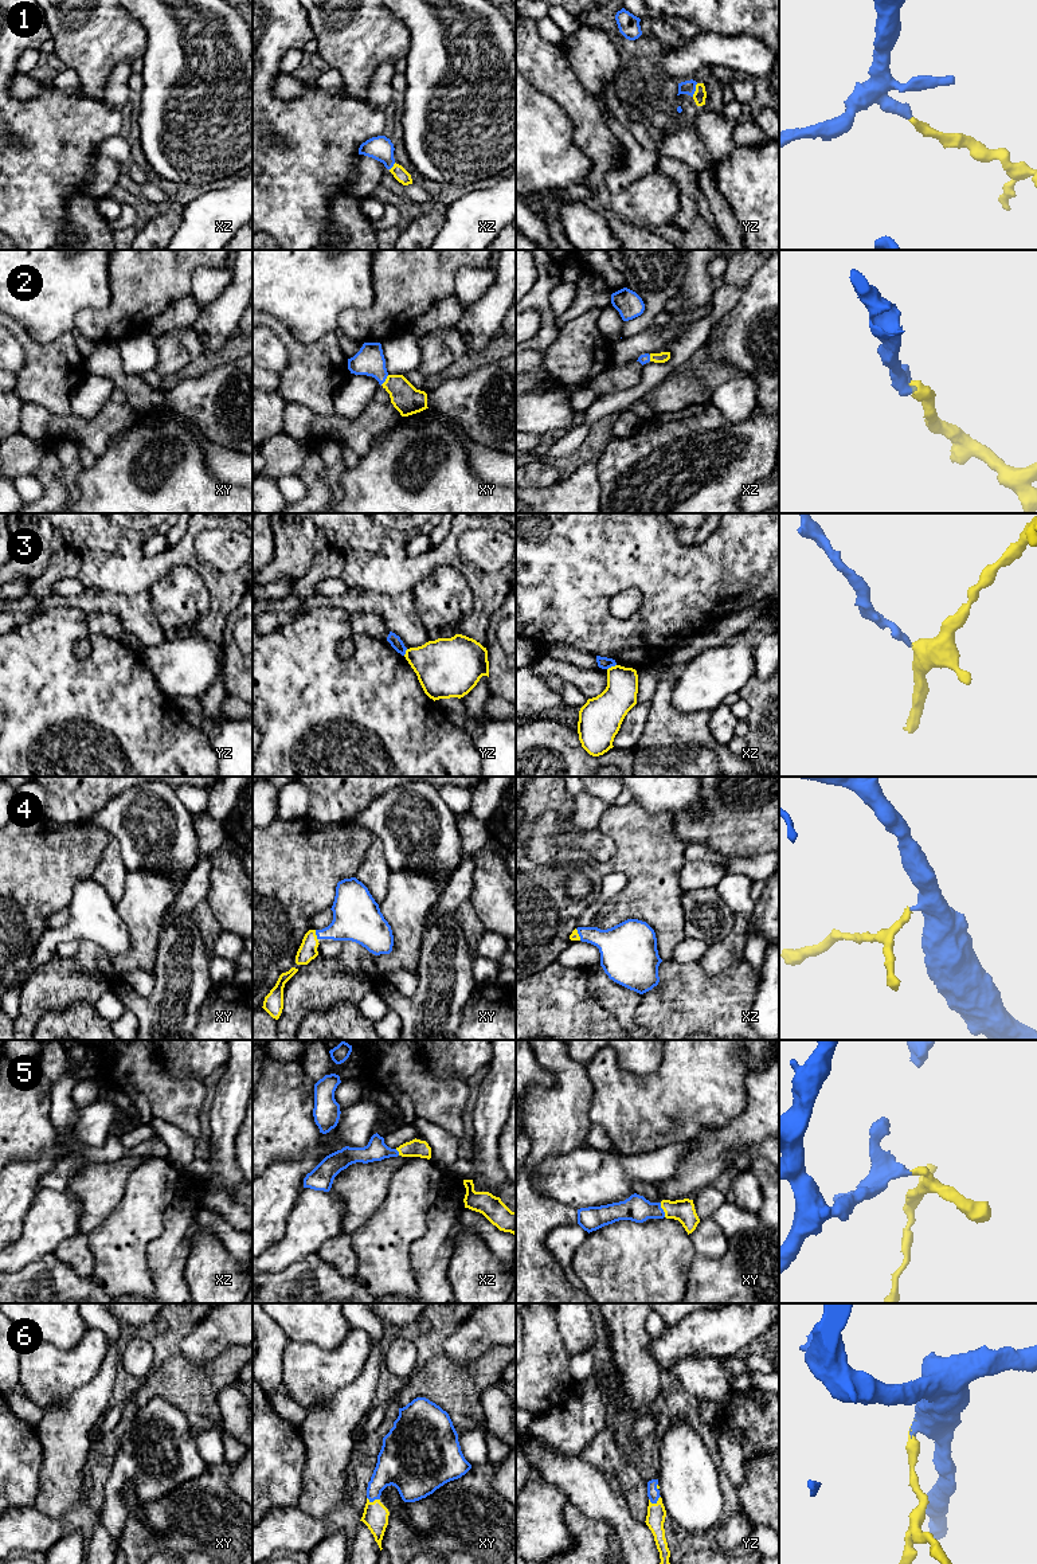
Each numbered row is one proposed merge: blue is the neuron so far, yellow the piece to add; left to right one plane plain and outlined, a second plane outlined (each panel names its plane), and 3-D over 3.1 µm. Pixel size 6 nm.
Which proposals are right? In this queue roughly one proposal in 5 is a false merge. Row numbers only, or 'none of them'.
1, 2, 4, 5, 6

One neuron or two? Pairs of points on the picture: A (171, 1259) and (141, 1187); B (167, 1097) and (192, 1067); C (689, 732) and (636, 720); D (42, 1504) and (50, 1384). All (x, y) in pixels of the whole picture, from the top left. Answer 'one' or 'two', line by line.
A: two
B: two
C: two
D: two

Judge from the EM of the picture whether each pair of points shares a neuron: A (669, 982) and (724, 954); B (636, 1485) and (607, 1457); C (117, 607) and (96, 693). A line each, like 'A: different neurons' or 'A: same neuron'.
A: different neurons
B: same neuron
C: different neurons

